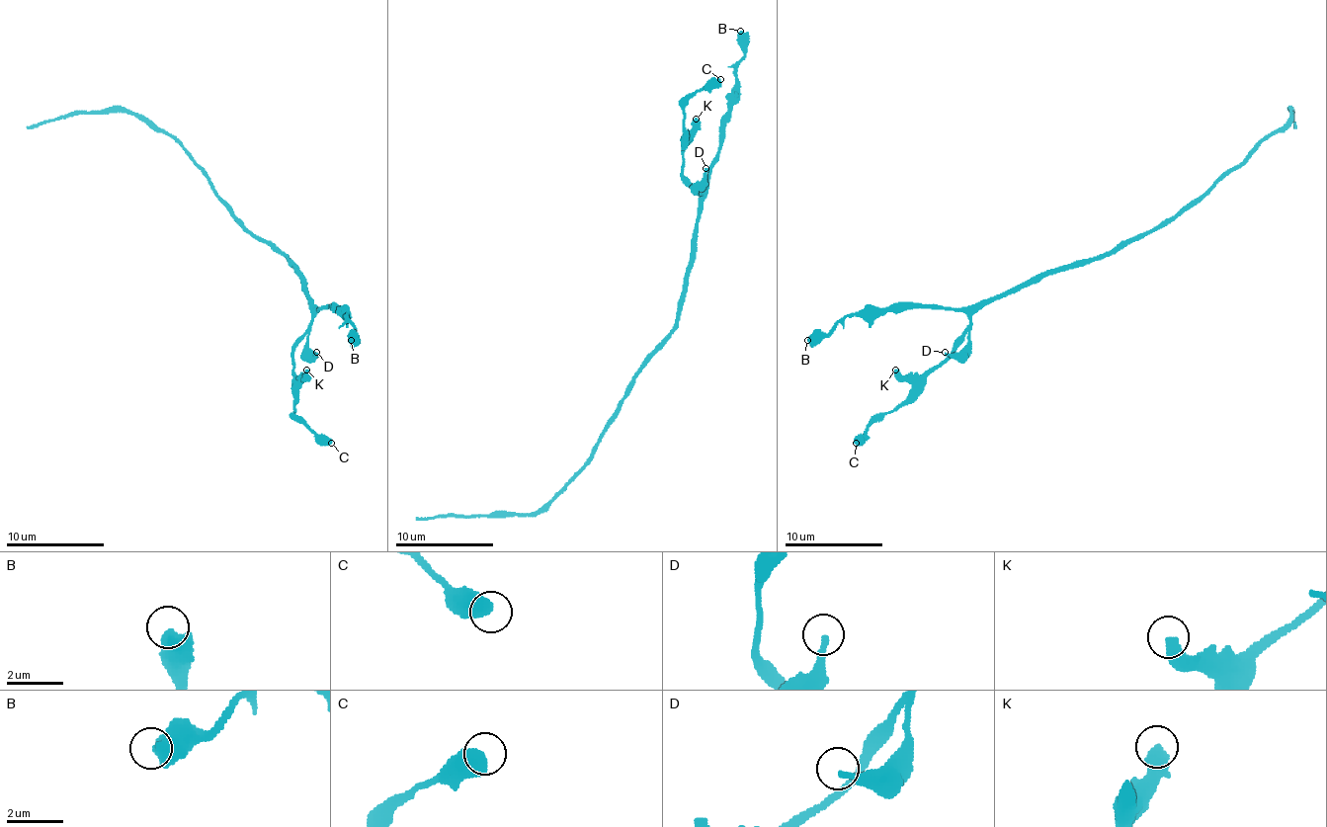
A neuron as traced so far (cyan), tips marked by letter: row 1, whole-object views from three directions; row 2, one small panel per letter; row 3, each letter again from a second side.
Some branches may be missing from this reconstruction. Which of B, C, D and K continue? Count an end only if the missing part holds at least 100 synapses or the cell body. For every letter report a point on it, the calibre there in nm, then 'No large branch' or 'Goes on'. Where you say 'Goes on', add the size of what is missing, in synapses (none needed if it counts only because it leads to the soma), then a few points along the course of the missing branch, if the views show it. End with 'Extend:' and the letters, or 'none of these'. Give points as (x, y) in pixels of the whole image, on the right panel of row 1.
B: Place: (807, 340). Thickness 700 nm. No large branch
C: Place: (856, 443). Thickness 650 nm. No large branch
D: Place: (945, 352). Thickness 220 nm. No large branch
K: Place: (895, 370). Thickness 400 nm. No large branch
Extend: none of these

